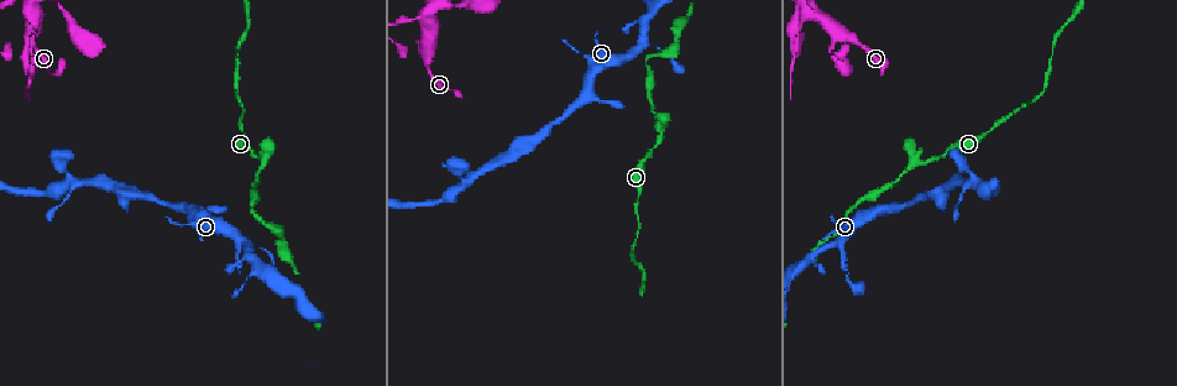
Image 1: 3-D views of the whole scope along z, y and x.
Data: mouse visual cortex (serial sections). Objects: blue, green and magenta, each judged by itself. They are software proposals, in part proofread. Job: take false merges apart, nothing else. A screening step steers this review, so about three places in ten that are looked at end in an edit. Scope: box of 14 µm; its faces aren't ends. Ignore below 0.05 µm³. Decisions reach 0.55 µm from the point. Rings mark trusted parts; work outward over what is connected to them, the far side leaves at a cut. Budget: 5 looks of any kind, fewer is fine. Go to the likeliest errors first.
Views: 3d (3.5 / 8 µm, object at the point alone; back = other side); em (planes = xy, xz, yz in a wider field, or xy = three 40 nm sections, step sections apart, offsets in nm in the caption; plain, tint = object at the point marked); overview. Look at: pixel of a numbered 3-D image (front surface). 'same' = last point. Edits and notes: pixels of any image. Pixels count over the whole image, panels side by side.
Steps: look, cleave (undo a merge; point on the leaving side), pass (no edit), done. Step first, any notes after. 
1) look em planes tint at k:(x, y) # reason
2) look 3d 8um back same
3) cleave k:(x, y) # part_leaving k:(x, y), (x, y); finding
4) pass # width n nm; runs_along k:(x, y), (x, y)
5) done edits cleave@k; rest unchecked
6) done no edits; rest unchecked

look 3d 8um at 1:(803, 18) # a narrow waist

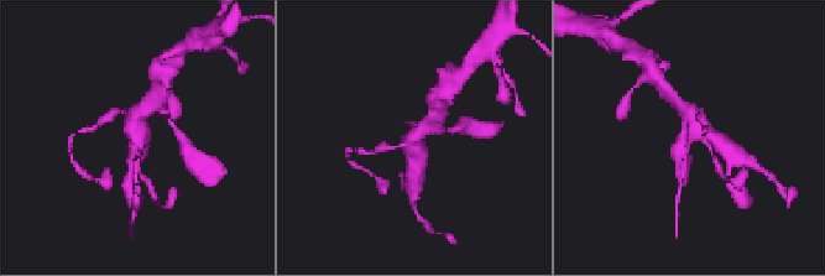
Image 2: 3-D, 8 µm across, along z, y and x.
look em xy step 2 tint at 2:(141, 135) # arms 4; arm_widths 100, 150, 400, 450 nm; need the tissue

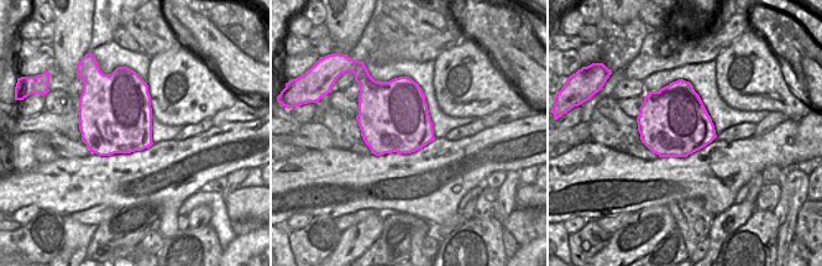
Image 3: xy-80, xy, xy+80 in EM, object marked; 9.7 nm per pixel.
pass # runs_along 2:(729, 150), (683, 109); all the same cell

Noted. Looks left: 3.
look 3d 3.5um at 1:(837, 241) # thick turns thin

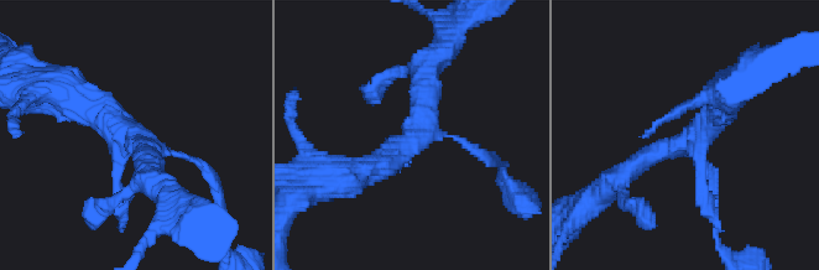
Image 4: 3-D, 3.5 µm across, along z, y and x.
look em xy step 3 tint at 4:(141, 142)

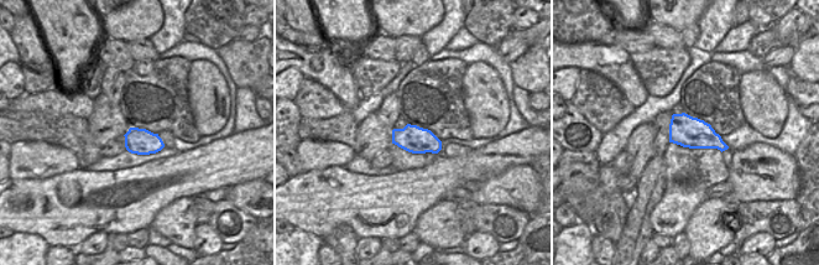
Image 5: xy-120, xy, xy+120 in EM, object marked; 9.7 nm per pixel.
pass # all the same cell

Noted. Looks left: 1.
done no edits; rest unchecked

